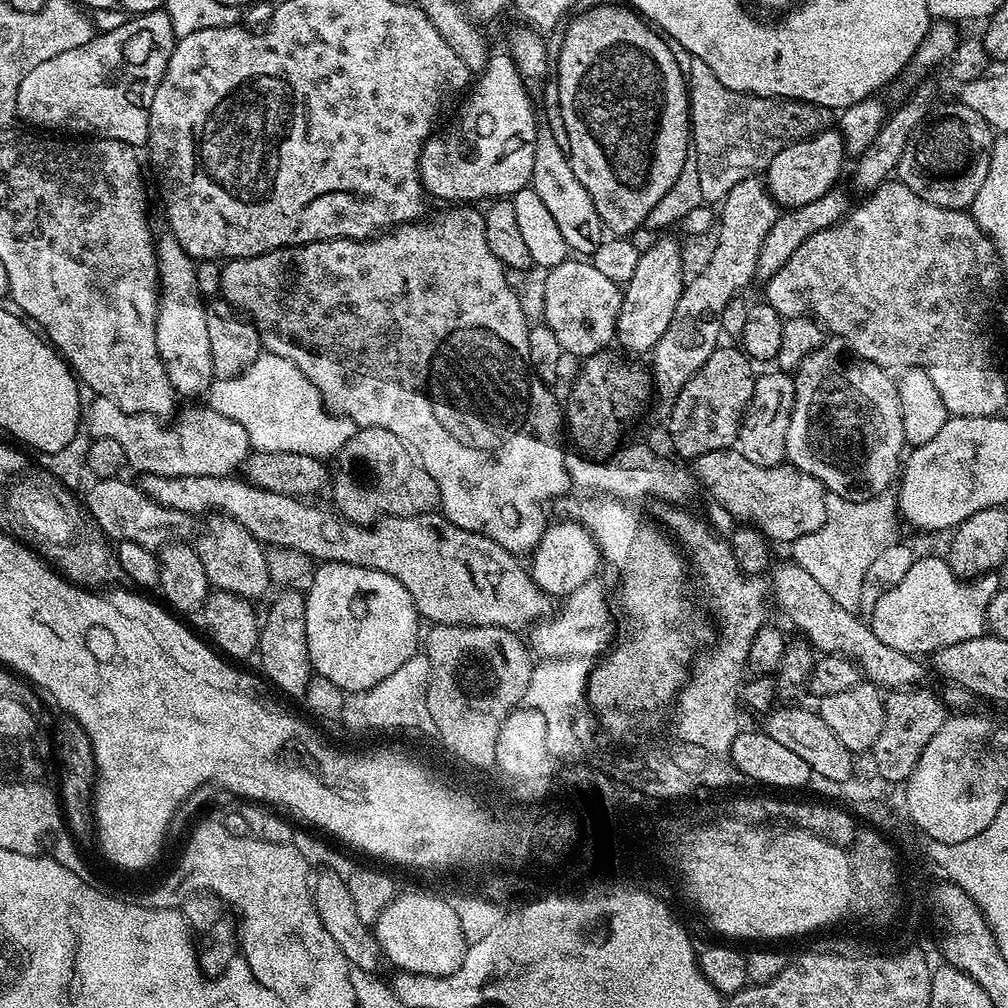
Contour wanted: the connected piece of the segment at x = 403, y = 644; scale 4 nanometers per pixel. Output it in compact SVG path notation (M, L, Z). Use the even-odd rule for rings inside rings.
M324 562L320 568L311 573L312 585L306 588L306 646L312 659L315 675L329 679L334 686L349 694L361 694L370 691L382 678L394 674L406 658L417 655L416 643L421 643L422 617L416 611L414 602L398 582L398 578L390 578L390 574L382 574L378 570L366 570L362 566L334 564Z

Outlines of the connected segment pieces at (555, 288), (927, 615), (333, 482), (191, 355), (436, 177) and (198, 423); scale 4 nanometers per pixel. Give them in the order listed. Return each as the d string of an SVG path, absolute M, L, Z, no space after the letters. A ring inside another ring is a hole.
M584 258L566 259L545 276L548 277L544 284L542 280L542 320L554 338L558 338L561 353L587 358L605 351L616 339L616 323L624 297L621 285L610 282Z
M924 556L913 559L910 571L894 590L886 590L878 598L878 606L870 614L873 634L894 650L909 652L917 658L954 646L954 642L966 642L986 632L986 606L990 598L1001 588L995 575L977 576L974 580L962 580L950 570L947 559L940 556Z
M357 427L330 464L330 493L335 511L355 524L374 524L388 516L421 516L439 505L440 491L398 434Z
M170 234L155 241L156 265L160 275L160 305L158 306L158 318L156 319L156 341L158 342L158 354L162 358L162 366L166 378L170 378L172 388L177 397L196 396L207 393L214 379L210 366L210 338L206 331L206 300L198 290L198 278L196 277L196 265L191 256L187 256L178 246L178 242Z
M489 55L488 65L463 97L460 116L449 122L444 133L433 131L422 146L420 181L429 197L452 200L448 202L480 202L476 200L511 198L529 187L538 131L536 108L511 55L503 55Z
M93 395L92 401L87 401L82 412L82 424L87 435L92 438L111 438L122 445L122 450L128 459L127 467L137 468L140 474L162 474L163 476L231 476L243 469L244 461L248 459L250 445L244 427L230 418L215 412L213 408L181 407L167 422L155 416L134 414L122 410L118 402L110 402L110 398Z

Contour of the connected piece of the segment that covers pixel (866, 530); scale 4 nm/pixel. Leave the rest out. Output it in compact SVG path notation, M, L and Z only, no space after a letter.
M885 491L869 500L843 500L840 496L826 495L826 520L818 530L791 541L791 559L838 606L849 610L859 609L862 594L862 578L866 570L886 550L886 546L897 543L896 520L898 524L898 500L891 491Z

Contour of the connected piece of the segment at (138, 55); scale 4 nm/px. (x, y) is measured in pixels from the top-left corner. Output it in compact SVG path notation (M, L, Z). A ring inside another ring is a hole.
M163 9L145 15L129 17L128 21L102 34L93 35L90 42L75 50L40 62L28 71L18 88L17 117L36 125L62 130L72 136L95 136L122 141L135 148L143 147L149 136L149 110L155 91L162 80L170 54L176 45L172 22Z

